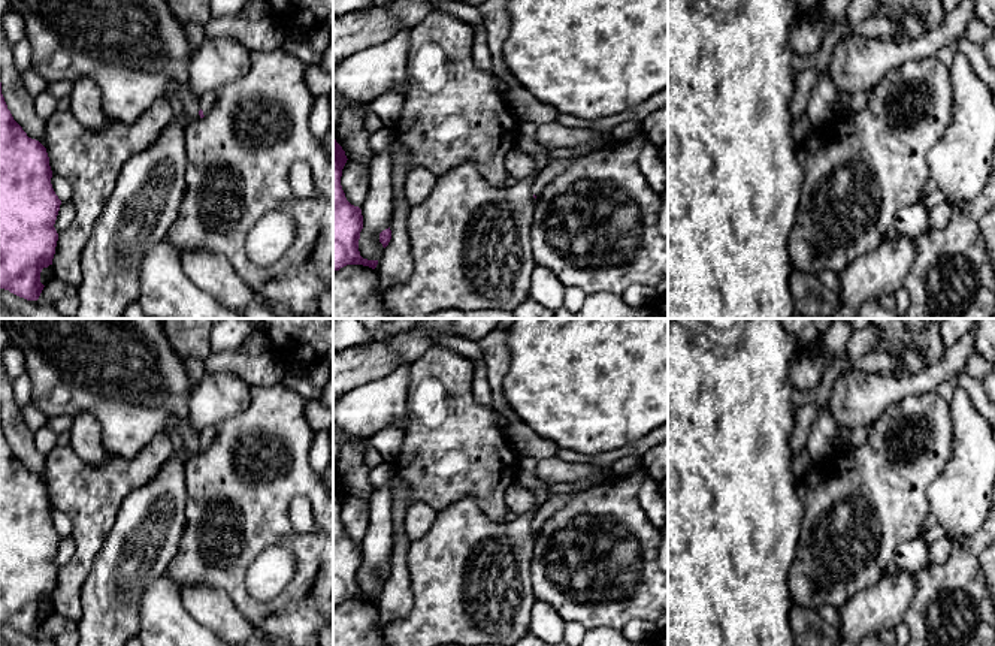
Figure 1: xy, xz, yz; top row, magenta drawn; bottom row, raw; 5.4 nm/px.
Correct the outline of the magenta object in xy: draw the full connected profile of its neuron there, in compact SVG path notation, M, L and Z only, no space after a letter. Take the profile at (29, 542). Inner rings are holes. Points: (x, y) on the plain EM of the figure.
M0 417L0 624L37 636L43 619L40 607L52 600L58 568L54 562L61 535L55 529L46 483L27 471L13 455Z

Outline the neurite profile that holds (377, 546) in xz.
M393 477L381 487L373 489L369 498L369 528L360 541L363 564L359 586L363 594L379 595L384 586L379 568L390 562L393 552Z

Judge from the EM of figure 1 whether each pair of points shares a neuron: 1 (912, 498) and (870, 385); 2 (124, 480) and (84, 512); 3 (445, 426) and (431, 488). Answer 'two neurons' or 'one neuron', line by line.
1: two neurons
2: one neuron
3: one neuron

